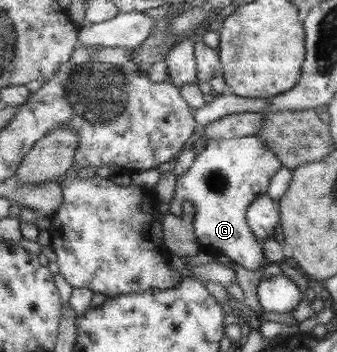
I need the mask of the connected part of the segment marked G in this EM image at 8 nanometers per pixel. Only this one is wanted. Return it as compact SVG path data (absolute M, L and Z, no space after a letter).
M260 136L237 137L234 139L206 139L203 152L200 152L191 167L177 180L176 195L169 202L169 212L182 216L182 203L188 200L195 209L193 225L201 249L211 255L226 255L229 259L245 269L259 270L268 264L263 243L258 241L253 229L249 226L247 214L256 198L268 193L272 177L282 169L283 163Z

